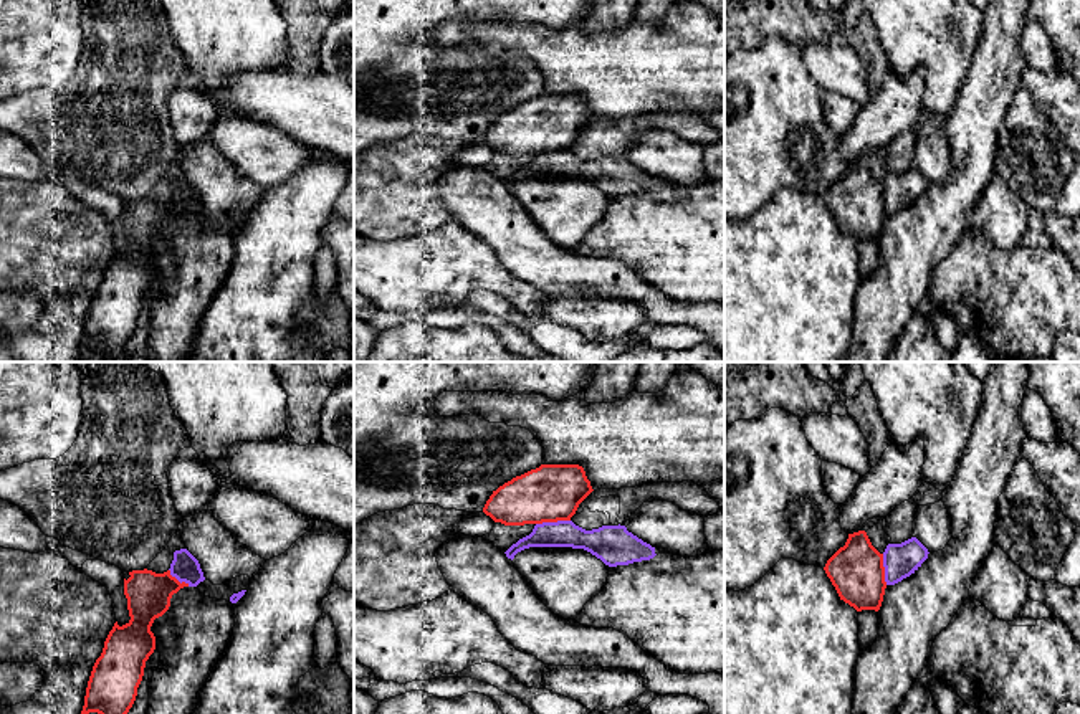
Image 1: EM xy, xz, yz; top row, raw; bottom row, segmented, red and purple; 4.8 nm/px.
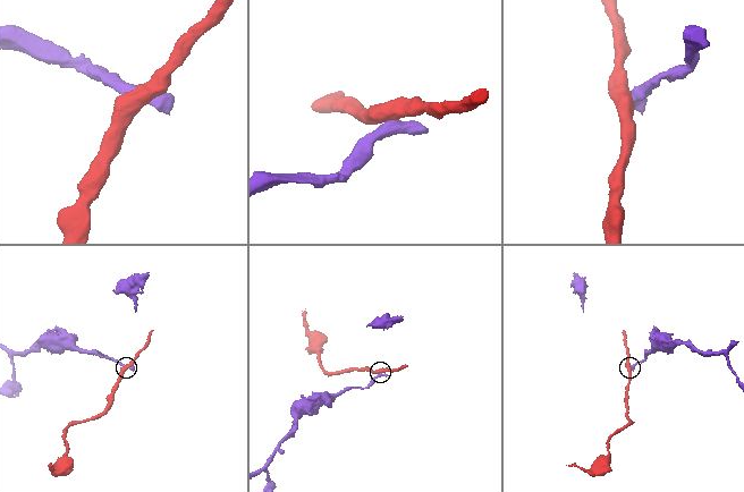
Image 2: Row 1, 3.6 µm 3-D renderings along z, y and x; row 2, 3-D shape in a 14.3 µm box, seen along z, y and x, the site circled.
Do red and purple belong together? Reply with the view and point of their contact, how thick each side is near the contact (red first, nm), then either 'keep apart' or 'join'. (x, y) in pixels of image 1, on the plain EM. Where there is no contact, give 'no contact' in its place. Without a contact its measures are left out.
contact xz (553, 151); calibres 280 and 140 nm; keep apart

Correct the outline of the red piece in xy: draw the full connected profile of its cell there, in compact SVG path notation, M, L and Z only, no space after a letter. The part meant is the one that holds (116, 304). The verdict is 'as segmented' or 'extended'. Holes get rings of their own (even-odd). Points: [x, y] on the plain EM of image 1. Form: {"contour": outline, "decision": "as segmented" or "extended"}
{"contour": "M144 198L132 200L129 205L127 210L124 208L124 225L131 250L122 256L116 251L104 271L88 311L78 360L89 342L104 347L108 362L127 345L136 331L146 291L155 279L151 256L169 240L172 225L189 217L172 207L170 200L155 203Z", "decision": "as segmented"}

